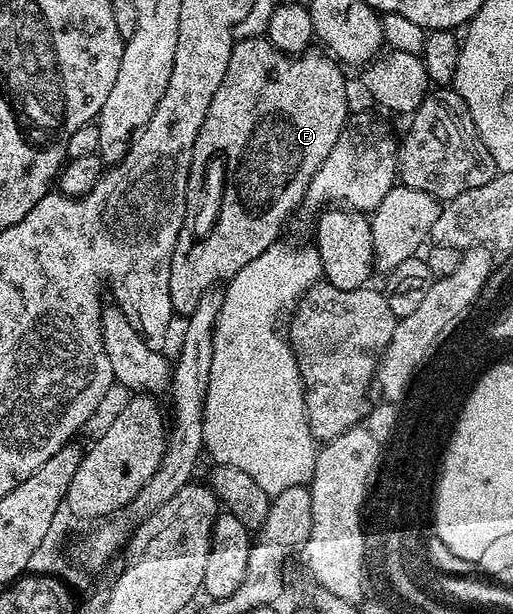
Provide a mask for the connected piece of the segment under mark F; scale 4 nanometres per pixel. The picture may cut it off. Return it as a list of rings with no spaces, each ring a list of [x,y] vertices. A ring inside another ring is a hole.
[[[266,37],[241,38],[235,43],[229,56],[229,68],[225,68],[225,76],[221,80],[221,88],[213,92],[213,100],[209,104],[209,112],[205,112],[205,124],[201,124],[201,132],[197,132],[197,140],[193,144],[191,167],[187,177],[187,211],[183,217],[183,227],[177,236],[176,247],[173,248],[172,267],[169,273],[169,299],[176,315],[190,316],[197,308],[201,296],[206,290],[226,283],[234,274],[241,272],[249,260],[257,260],[261,252],[265,252],[275,242],[280,241],[279,229],[287,222],[287,217],[296,209],[300,209],[305,192],[321,164],[325,164],[325,156],[333,152],[333,144],[337,144],[337,136],[341,136],[343,127],[349,121],[347,110],[347,82],[343,79],[344,67],[334,57],[323,54],[304,52],[290,60],[282,50],[278,50]]]

